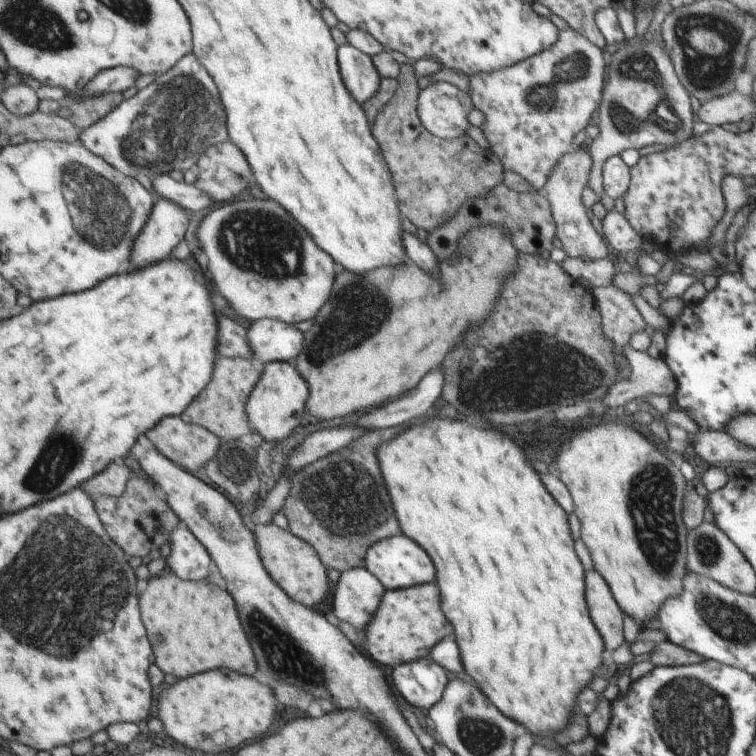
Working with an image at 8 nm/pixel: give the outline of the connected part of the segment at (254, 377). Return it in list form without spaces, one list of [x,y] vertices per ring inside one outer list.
[[[216,358],[214,374],[206,388],[196,396],[196,400],[184,410],[184,422],[204,427],[221,441],[249,439],[252,432],[251,422],[246,412],[249,394],[256,386],[260,375],[259,368],[250,359]]]

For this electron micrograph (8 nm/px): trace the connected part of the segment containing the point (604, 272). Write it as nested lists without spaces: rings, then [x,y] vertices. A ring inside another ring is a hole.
[[[566,257],[561,267],[578,282],[589,285],[595,289],[601,284],[609,284],[616,273],[614,263],[609,258],[599,261],[585,261],[584,259],[575,259]]]

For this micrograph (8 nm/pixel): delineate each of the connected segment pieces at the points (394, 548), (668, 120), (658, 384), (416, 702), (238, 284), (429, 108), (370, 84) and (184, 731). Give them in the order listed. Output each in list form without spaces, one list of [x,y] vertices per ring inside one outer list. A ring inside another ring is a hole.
[[[394,535],[375,542],[365,554],[365,566],[385,586],[386,590],[402,589],[434,580],[434,564],[428,554],[410,538]]]
[[[638,36],[615,52],[608,64],[608,80],[599,104],[599,134],[588,149],[593,165],[587,186],[604,197],[603,162],[627,148],[646,148],[652,144],[682,142],[692,136],[692,101],[689,92],[678,80],[671,59],[660,45],[640,40]]]
[[[629,343],[622,346],[622,354],[629,361],[631,369],[601,399],[607,406],[633,406],[636,398],[647,397],[648,394],[669,397],[675,394],[677,378],[664,358],[653,359],[646,351],[635,350]]]
[[[429,658],[418,659],[394,667],[392,674],[398,692],[416,708],[428,712],[442,696],[450,675]]]
[[[254,198],[228,202],[220,208],[213,207],[197,230],[198,242],[208,258],[206,270],[216,284],[218,292],[228,300],[236,314],[242,318],[276,319],[289,325],[313,319],[332,292],[334,260],[320,250],[312,236],[274,200]]]
[[[445,81],[432,82],[420,90],[417,113],[421,125],[441,139],[455,139],[466,134],[468,113],[474,109],[466,91]]]
[[[347,44],[337,48],[337,61],[348,92],[358,105],[364,106],[378,92],[381,83],[371,56]]]
[[[218,670],[196,674],[192,678],[176,682],[172,688],[163,690],[159,697],[158,716],[164,722],[166,734],[170,734],[180,744],[200,750],[200,752],[220,752],[220,748],[238,748],[250,740],[262,738],[274,724],[276,700],[268,684],[260,684],[254,676],[244,676],[232,670],[232,676],[224,676]]]

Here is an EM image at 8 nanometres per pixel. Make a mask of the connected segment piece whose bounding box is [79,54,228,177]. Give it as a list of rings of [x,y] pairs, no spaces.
[[[188,54],[175,64],[169,71],[158,75],[145,89],[139,90],[130,99],[124,99],[114,110],[103,119],[82,130],[79,142],[91,153],[102,157],[109,165],[128,176],[139,172],[147,173],[150,177],[157,174],[167,174],[171,170],[183,173],[194,169],[196,160],[208,147],[216,146],[228,139],[226,132],[226,114],[224,106],[218,98],[218,90],[204,70],[204,66]]]

